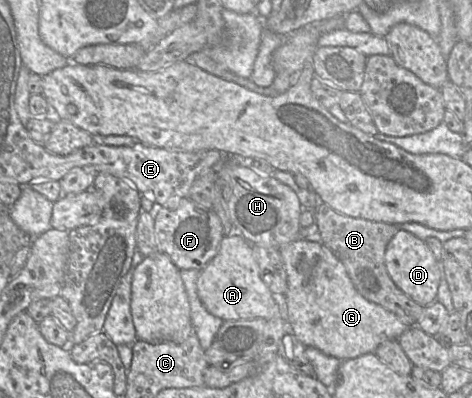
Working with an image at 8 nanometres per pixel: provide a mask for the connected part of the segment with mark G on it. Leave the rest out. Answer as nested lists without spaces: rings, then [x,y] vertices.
[[[299,237],[283,245],[280,252],[287,273],[286,319],[290,333],[306,347],[315,347],[340,360],[354,359],[374,353],[381,343],[398,339],[409,328],[392,312],[364,298],[355,288],[343,263],[323,243]]]

